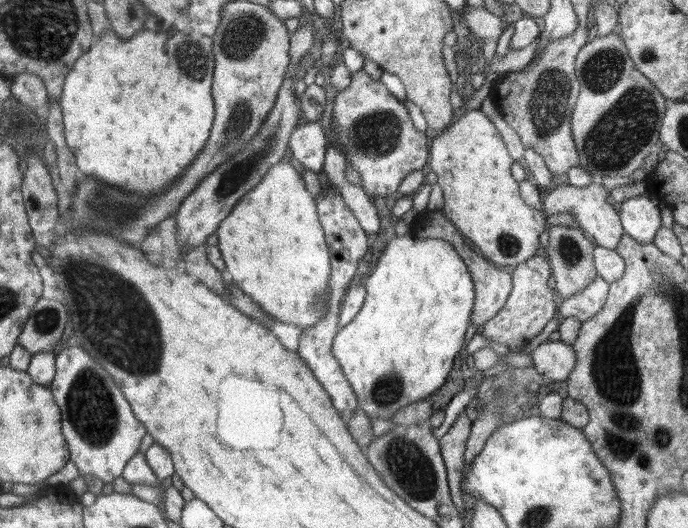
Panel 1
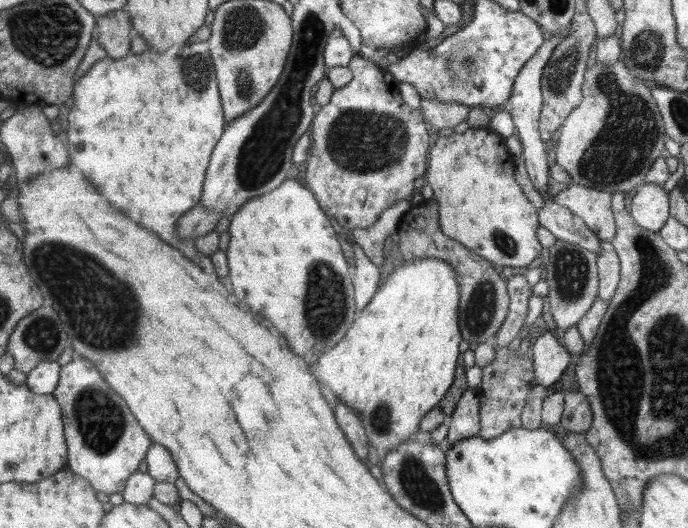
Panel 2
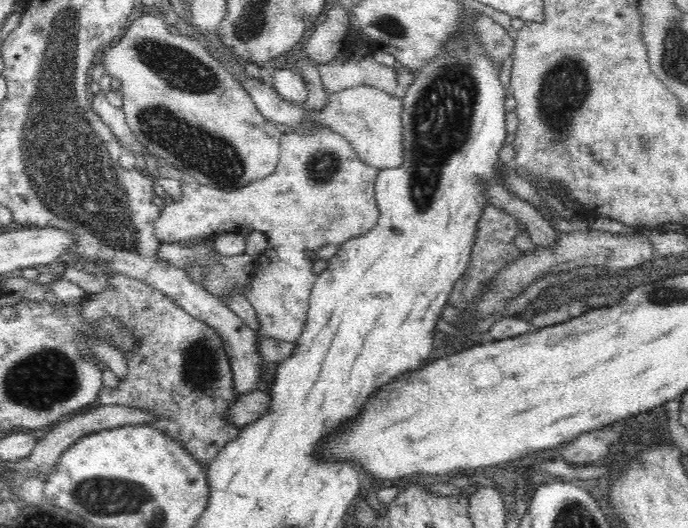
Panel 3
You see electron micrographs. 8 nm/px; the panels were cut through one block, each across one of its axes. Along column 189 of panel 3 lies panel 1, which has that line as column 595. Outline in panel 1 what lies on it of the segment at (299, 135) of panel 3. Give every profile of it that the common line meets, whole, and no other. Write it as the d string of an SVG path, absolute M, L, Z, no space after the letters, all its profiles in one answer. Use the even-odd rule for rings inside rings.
M559 180L556 190L542 198L542 206L547 216L558 214L558 212L568 212L574 215L579 222L579 228L586 235L592 236L595 244L615 250L625 232L617 205L612 206L607 202L609 195L610 191L606 190L597 180L593 180L585 187L575 187L565 183L564 180Z

